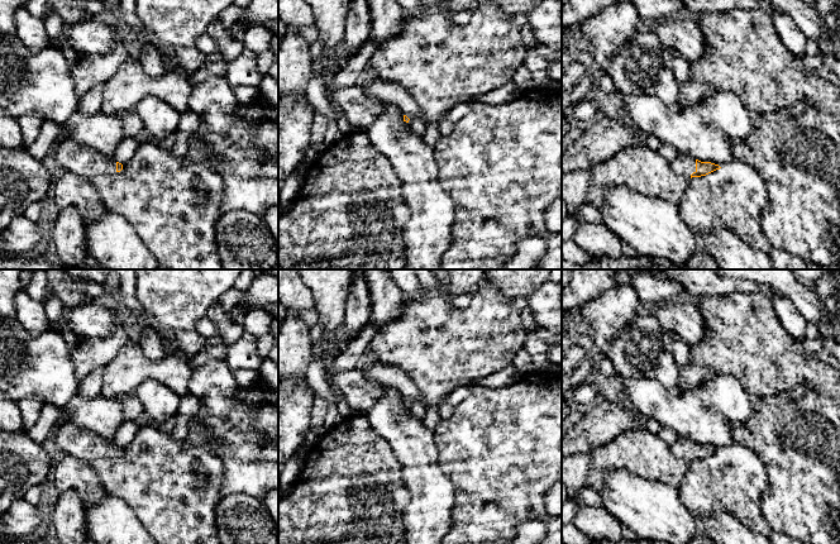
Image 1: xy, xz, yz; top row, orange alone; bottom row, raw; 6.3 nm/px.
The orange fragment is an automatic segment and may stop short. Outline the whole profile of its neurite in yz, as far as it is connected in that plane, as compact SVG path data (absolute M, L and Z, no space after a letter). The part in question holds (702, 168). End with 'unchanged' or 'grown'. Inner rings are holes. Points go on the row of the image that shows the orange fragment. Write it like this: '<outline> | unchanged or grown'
M678 153L670 162L670 168L687 178L706 176L721 167L711 162L701 162L687 154Z | grown

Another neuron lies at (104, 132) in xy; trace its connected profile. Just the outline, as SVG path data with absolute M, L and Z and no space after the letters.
M75 110L61 127L67 138L92 147L106 157L113 156L124 138L123 116L101 110L89 116Z

